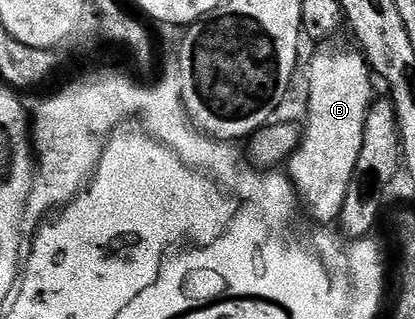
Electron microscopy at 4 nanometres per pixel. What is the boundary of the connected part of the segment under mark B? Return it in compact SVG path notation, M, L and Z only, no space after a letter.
M327 48L324 52L317 53L307 68L307 125L302 125L298 148L289 157L289 175L302 211L316 225L330 225L338 221L341 214L346 190L349 189L353 170L361 155L366 116L373 99L371 80L373 81L371 66L358 50L350 52L347 48Z

